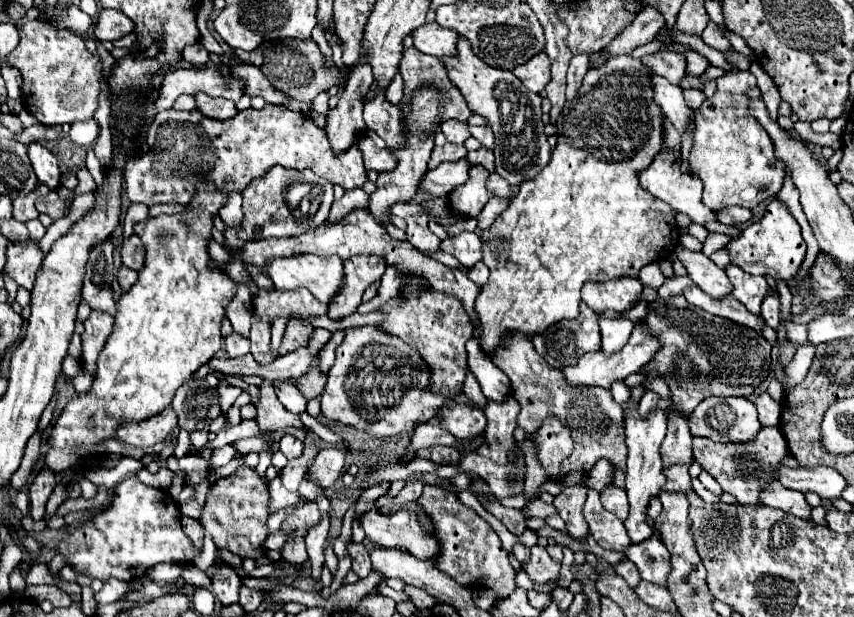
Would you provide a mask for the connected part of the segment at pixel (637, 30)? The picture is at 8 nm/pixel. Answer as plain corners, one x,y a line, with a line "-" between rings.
644,5
642,11
632,21
632,25
626,27
610,45
606,45
606,49
610,51
610,57
628,55
636,47
654,41
662,25
666,25
664,15
654,5

